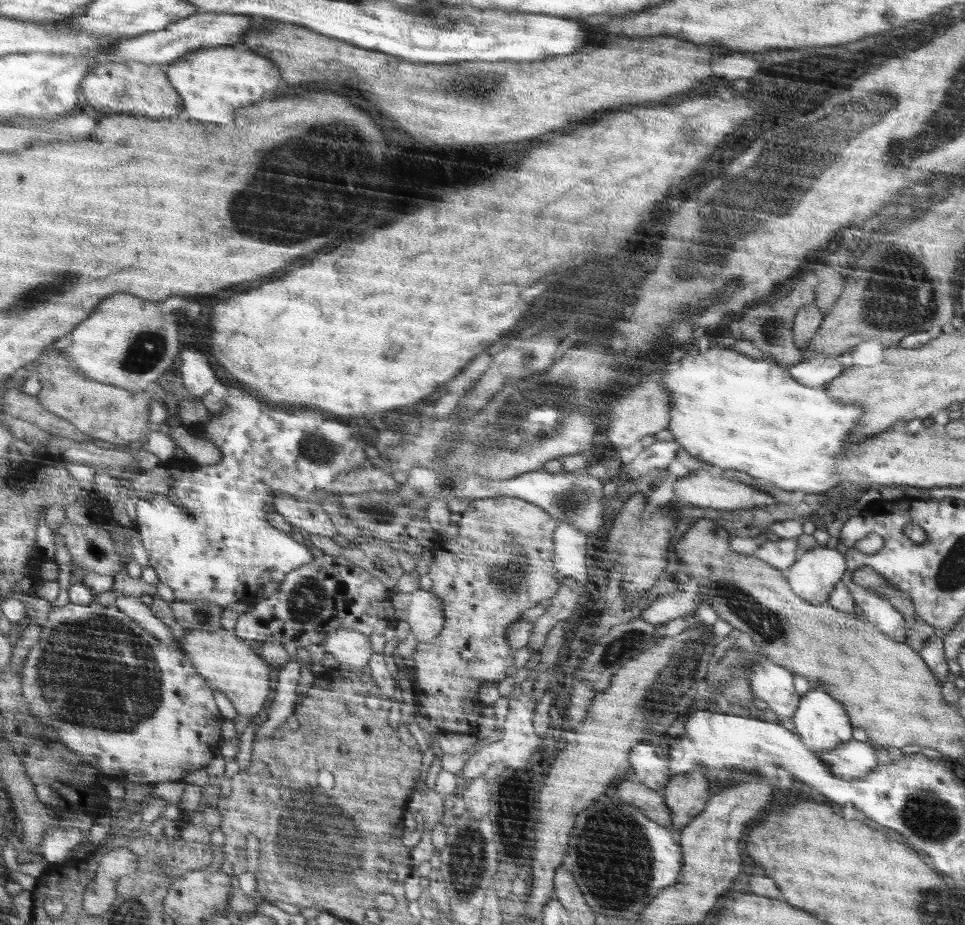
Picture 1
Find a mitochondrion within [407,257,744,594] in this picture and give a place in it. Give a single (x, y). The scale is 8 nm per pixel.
(510, 434)

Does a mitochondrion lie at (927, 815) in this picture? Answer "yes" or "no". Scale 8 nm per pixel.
yes

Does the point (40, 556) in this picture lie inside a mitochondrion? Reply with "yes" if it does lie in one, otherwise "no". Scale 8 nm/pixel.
no

